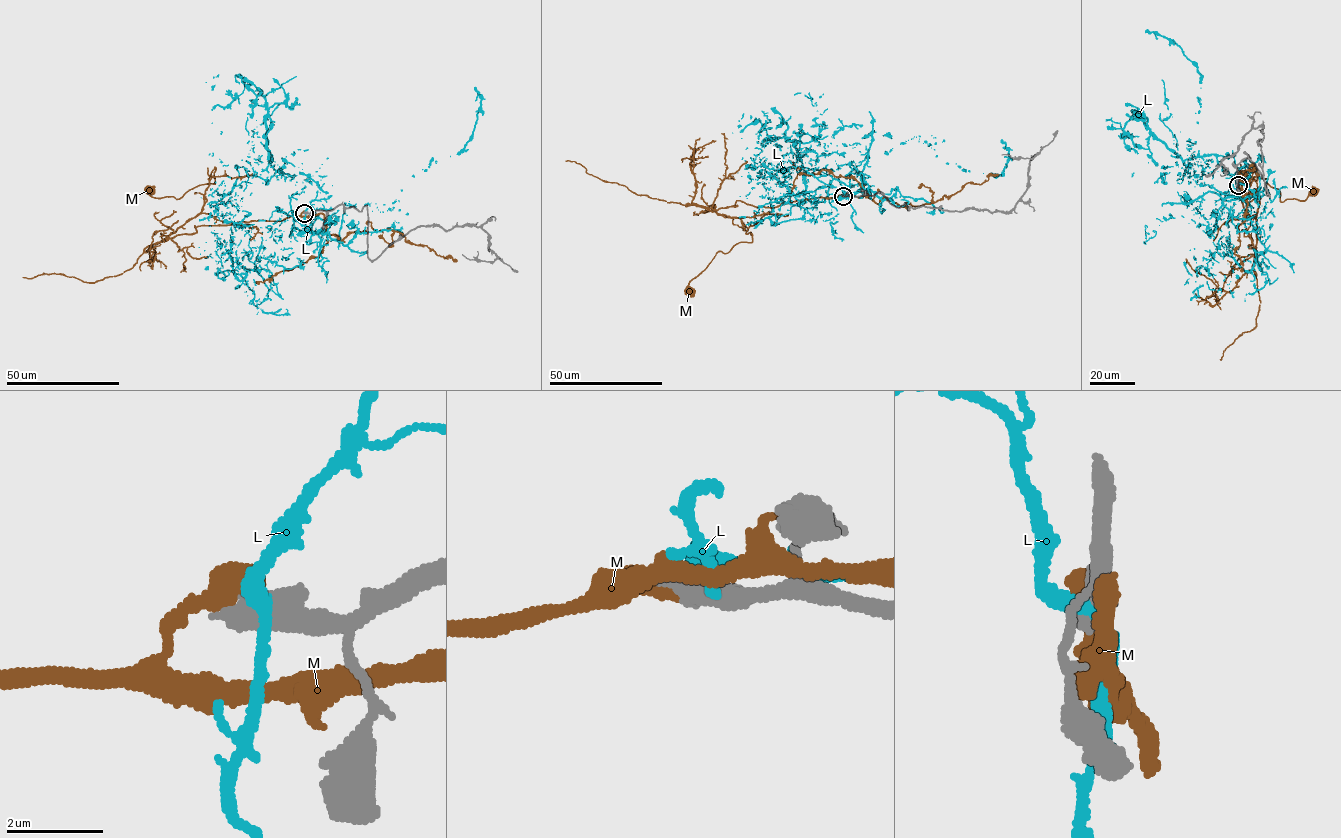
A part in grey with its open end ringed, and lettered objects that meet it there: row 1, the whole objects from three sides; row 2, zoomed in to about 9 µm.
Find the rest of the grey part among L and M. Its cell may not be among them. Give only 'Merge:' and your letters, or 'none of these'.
Merge: none of these

